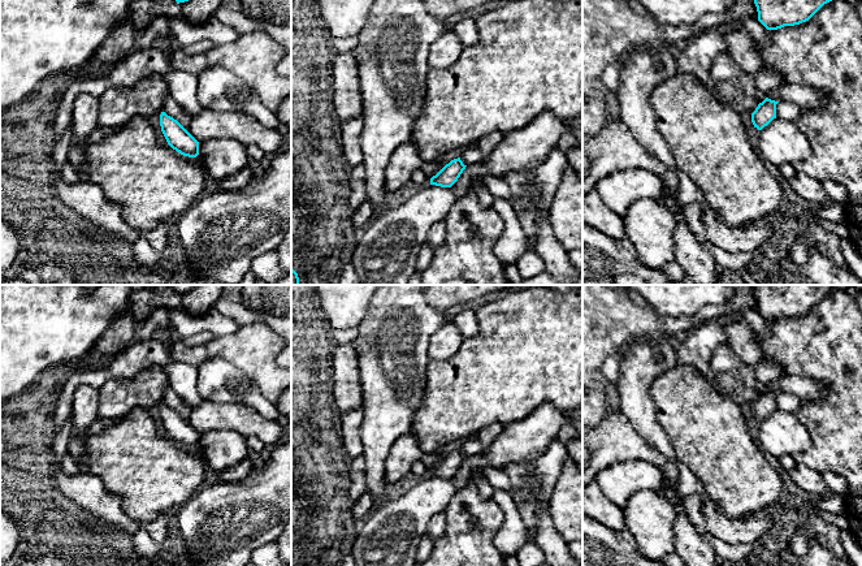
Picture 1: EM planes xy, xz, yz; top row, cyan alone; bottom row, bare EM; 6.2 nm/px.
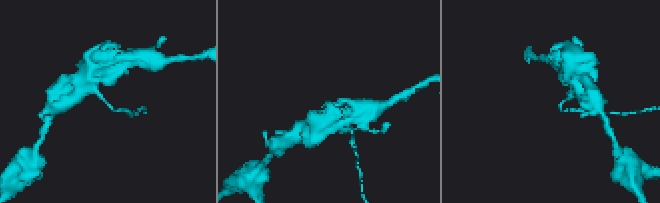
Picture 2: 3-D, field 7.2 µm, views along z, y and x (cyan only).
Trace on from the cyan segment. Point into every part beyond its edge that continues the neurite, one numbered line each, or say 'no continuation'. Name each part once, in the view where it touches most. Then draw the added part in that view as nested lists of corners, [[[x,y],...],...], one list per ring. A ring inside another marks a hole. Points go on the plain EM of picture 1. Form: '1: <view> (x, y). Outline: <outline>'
no continuation

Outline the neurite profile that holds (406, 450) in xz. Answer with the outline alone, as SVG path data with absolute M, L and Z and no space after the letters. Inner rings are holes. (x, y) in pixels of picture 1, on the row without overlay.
M411 432L404 433L393 444L385 462L385 483L393 484L410 474L416 462L425 463L429 468L436 467L442 459L442 448L433 453L425 453L416 436Z

